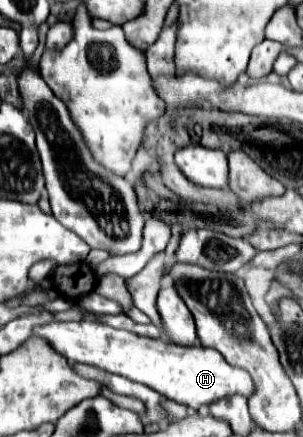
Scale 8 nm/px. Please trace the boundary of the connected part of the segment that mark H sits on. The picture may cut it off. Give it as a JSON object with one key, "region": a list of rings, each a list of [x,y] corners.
{"region":[[[71,321],[71,323],[49,323],[37,327],[35,335],[47,339],[55,351],[67,357],[69,363],[87,363],[109,373],[127,377],[129,381],[139,381],[167,399],[179,401],[191,409],[201,405],[211,405],[217,399],[229,395],[253,393],[253,381],[243,369],[231,367],[223,355],[209,347],[183,347],[175,343],[165,343],[163,339],[139,337],[129,331],[119,331],[103,323],[93,321]]]}

